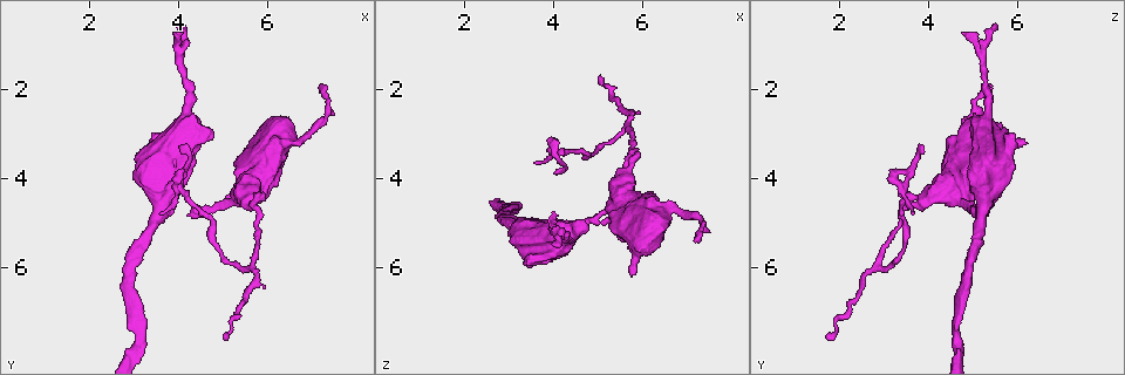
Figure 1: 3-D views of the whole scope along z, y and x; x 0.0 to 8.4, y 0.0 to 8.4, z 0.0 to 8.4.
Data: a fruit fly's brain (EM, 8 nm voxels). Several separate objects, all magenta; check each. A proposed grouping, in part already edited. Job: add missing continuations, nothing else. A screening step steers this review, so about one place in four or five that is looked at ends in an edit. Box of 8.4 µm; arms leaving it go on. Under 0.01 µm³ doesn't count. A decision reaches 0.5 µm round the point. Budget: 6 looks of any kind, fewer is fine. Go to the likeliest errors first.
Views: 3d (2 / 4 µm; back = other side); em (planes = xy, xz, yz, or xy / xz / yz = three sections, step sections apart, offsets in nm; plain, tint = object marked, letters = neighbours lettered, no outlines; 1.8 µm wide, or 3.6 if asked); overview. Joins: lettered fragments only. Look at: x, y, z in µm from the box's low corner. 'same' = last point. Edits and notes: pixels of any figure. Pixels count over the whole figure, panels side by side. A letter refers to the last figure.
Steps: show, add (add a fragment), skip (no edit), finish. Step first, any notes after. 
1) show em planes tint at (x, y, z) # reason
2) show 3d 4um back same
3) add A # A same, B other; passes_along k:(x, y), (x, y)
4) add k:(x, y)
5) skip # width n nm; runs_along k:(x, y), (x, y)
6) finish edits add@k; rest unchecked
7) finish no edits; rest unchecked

show 3d 4um back at (4.00, 0.80, 4.85) # free end

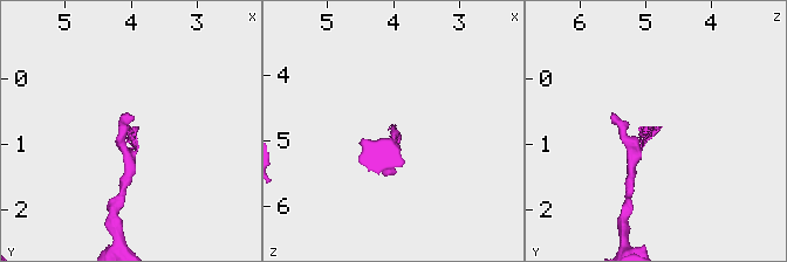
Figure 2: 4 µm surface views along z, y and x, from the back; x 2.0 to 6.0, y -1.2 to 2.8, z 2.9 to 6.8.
show em planes letters at (4.00, 0.75, 4.85) # now the EM

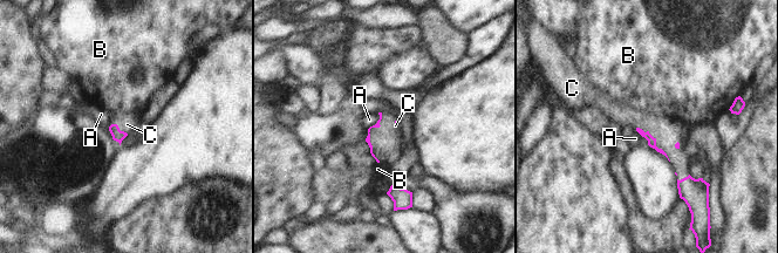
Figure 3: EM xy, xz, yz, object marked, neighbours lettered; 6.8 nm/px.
add C # A other, B other, C same; passes_along 3:(377, 124), (381, 118), (387, 123); the neuron continues

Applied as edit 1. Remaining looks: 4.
show overview # see it whole again

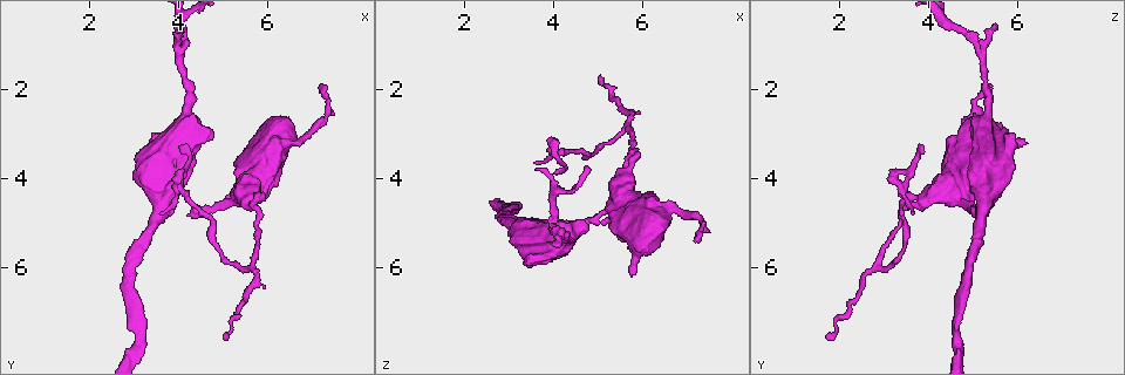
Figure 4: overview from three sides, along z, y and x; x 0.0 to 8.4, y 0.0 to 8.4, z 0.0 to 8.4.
show 3d 2um at (5.05, 7.55, 1.65) # free end

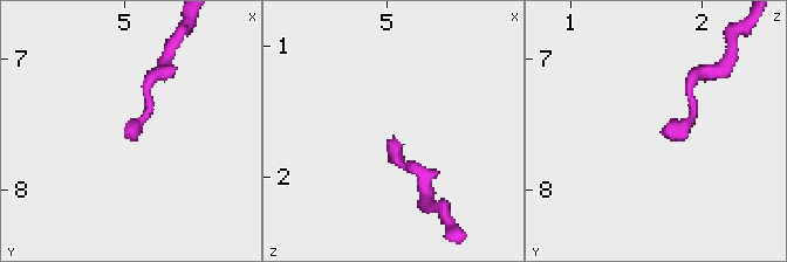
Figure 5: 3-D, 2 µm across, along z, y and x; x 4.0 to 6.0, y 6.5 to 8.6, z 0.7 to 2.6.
show em yz step 8 letters at (5.00, 7.58, 1.68) # need the tissue

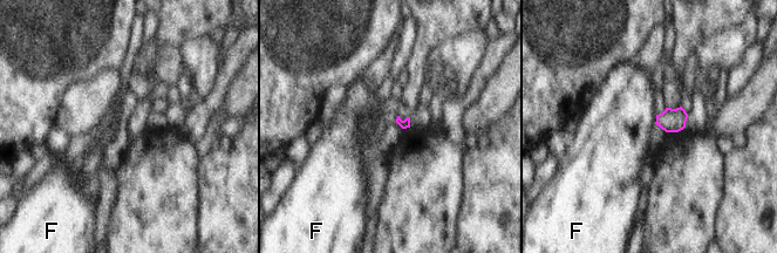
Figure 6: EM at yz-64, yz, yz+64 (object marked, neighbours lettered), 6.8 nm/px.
show em planes letters same

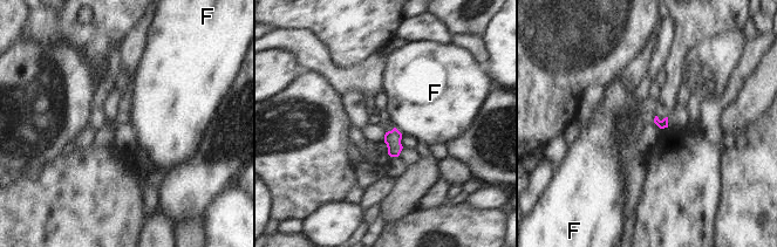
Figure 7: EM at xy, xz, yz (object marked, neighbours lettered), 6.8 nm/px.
skip # longest_contact F 70 nm; F other; border 7:(395, 127), (401, 134); no lettered fragment goes on from it

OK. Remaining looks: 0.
finish edits add@3; rest unchecked

